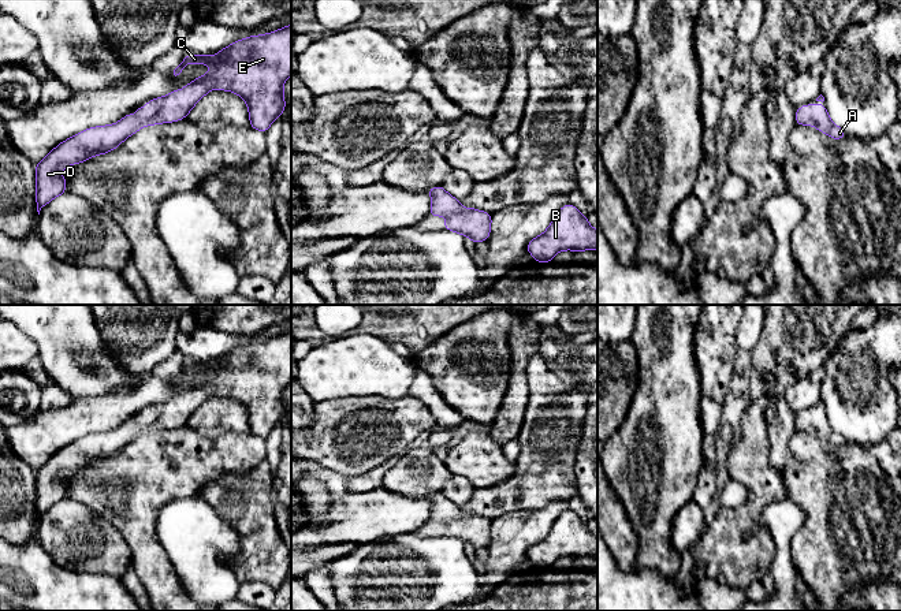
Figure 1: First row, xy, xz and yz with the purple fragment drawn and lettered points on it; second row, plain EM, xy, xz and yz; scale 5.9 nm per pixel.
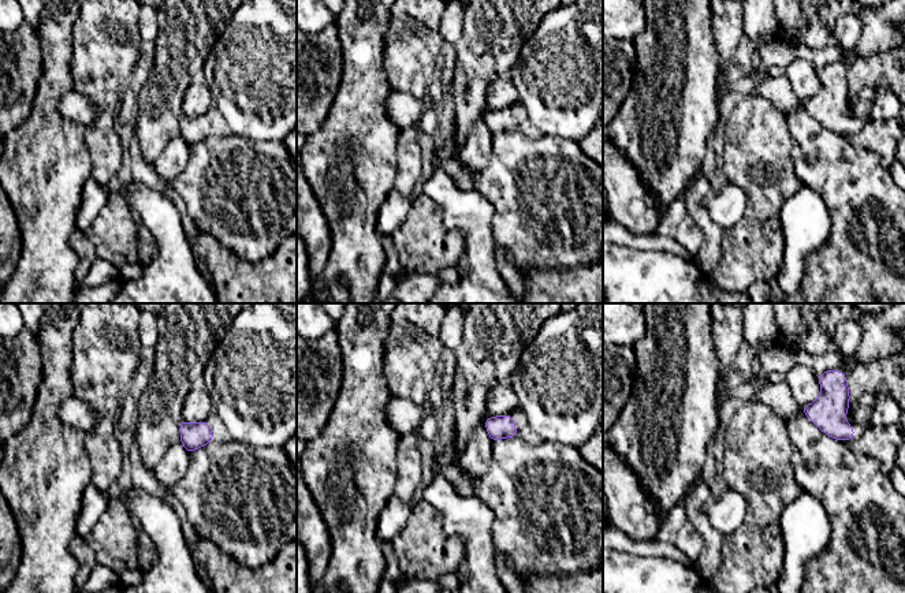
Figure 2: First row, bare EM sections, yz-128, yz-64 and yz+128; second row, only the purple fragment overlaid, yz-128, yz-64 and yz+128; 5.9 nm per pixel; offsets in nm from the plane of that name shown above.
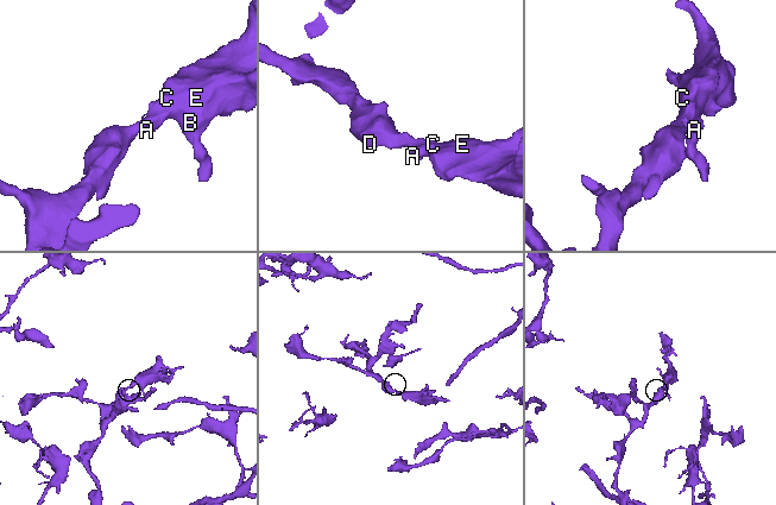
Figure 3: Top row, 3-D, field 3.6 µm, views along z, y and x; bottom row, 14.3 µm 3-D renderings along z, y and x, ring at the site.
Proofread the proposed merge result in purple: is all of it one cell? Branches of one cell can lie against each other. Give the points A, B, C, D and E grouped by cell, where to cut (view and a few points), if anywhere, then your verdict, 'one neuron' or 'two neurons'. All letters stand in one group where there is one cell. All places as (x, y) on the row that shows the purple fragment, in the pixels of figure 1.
A B C D E | no cut | one neuron

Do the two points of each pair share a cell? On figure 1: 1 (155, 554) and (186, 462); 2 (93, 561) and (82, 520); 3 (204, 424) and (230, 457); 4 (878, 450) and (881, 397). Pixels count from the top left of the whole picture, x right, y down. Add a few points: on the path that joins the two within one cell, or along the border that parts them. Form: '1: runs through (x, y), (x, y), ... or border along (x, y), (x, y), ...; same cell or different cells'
1: runs through (146, 531), (146, 506), (164, 485); same cell
2: runs through (93, 551), (82, 539), (82, 529); same cell
3: border along (186, 423), (207, 436), (226, 433), (246, 435); different cells
4: border along (886, 435), (878, 442), (863, 446); different cells

